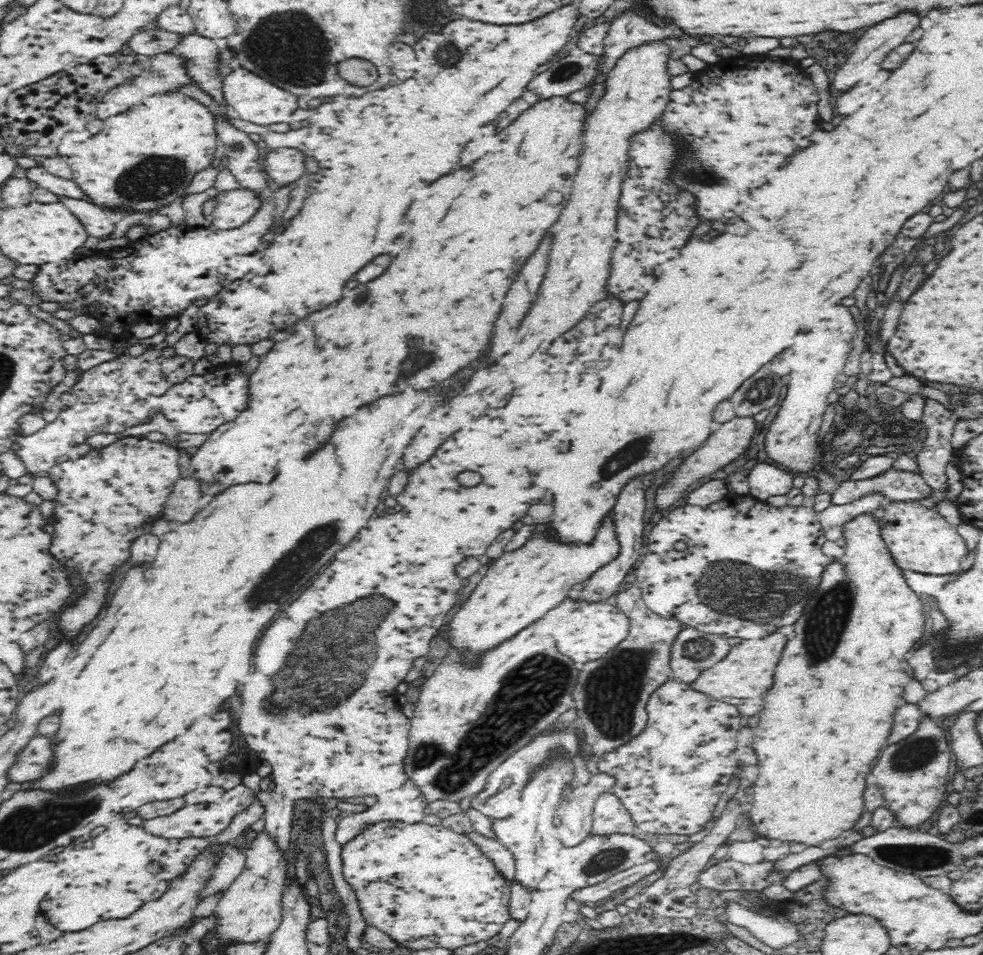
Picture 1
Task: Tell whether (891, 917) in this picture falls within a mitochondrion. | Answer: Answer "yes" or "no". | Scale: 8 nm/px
no

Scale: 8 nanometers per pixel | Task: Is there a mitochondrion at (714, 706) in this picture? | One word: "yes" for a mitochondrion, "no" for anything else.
no

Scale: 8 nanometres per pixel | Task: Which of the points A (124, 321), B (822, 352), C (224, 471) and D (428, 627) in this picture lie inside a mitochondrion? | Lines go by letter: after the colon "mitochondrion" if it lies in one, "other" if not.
A: other
B: other
C: other
D: other

